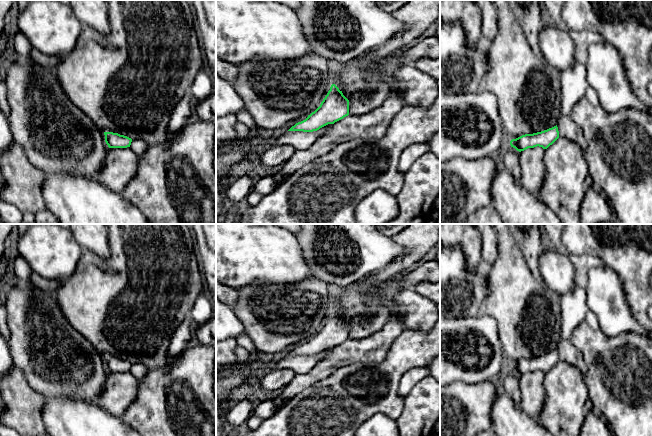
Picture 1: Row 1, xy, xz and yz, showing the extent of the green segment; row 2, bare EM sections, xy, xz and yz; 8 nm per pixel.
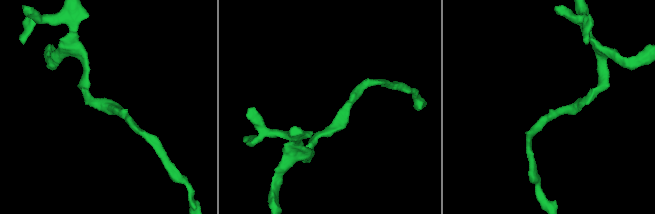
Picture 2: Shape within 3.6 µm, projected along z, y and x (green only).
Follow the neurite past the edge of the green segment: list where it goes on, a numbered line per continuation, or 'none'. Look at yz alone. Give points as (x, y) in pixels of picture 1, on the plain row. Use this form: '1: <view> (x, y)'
1: yz (568, 353)

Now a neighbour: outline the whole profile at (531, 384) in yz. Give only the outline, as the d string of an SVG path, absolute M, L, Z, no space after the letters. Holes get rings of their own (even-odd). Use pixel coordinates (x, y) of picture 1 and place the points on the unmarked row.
M539 370L519 376L519 388L522 394L521 409L534 419L540 415L543 408L545 399L544 376L545 373Z

